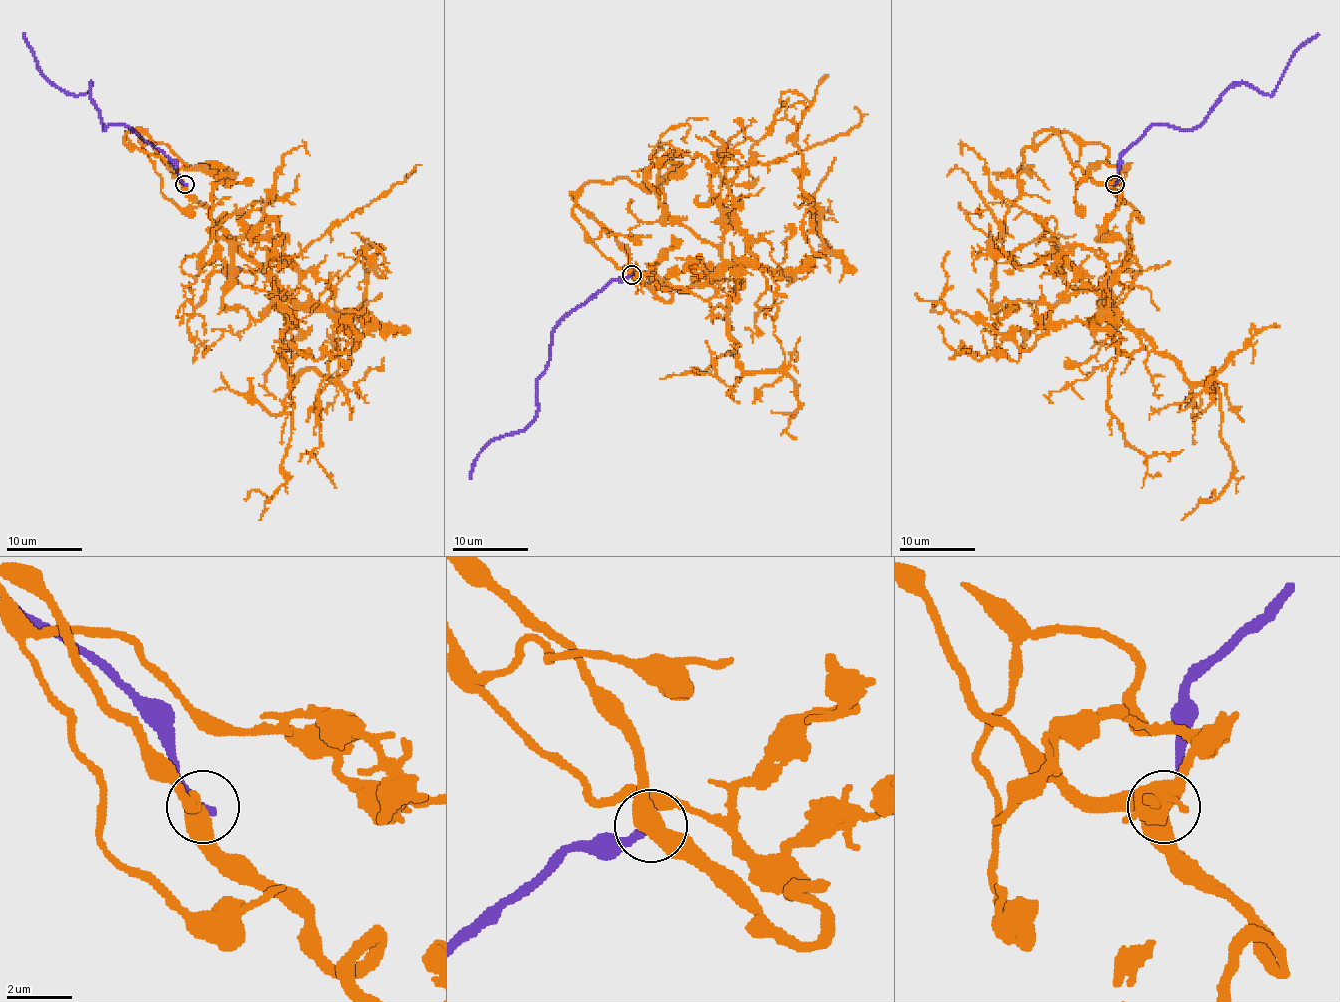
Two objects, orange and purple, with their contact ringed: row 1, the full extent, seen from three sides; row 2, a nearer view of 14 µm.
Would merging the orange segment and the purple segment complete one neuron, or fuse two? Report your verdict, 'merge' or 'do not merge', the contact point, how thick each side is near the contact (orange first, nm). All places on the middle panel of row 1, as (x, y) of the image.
do not merge; at (631, 274); 550 nm thick on the orange side, 280 nm on the other

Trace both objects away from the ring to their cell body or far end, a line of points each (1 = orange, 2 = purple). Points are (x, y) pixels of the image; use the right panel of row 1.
1: (1113, 184), (1142, 221), (1111, 314), (1089, 325), (1057, 321), (1023, 350), (932, 310), (949, 251)
2: (1115, 184), (1119, 159), (1153, 125), (1194, 129), (1219, 97), (1242, 83), (1270, 95), (1291, 57), (1319, 34)

